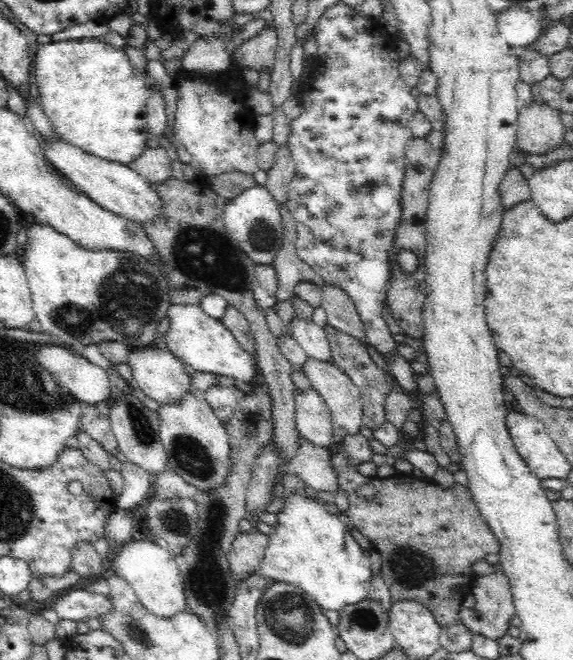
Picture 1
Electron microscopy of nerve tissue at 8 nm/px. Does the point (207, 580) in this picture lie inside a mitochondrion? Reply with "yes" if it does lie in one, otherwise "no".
yes

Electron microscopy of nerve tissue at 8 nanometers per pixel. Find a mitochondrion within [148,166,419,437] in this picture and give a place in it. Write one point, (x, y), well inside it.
(201, 253)

